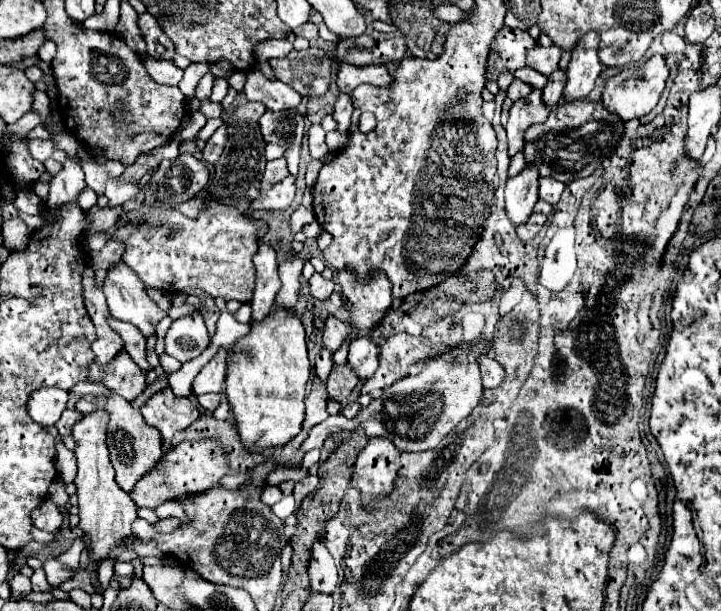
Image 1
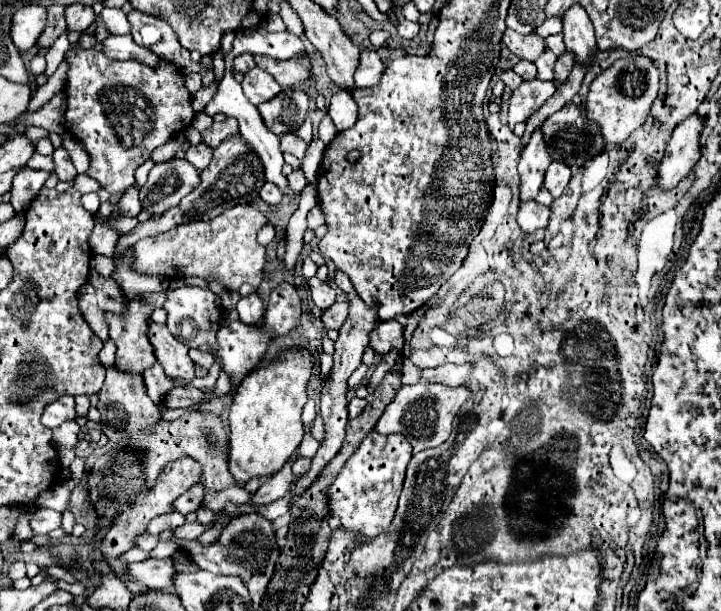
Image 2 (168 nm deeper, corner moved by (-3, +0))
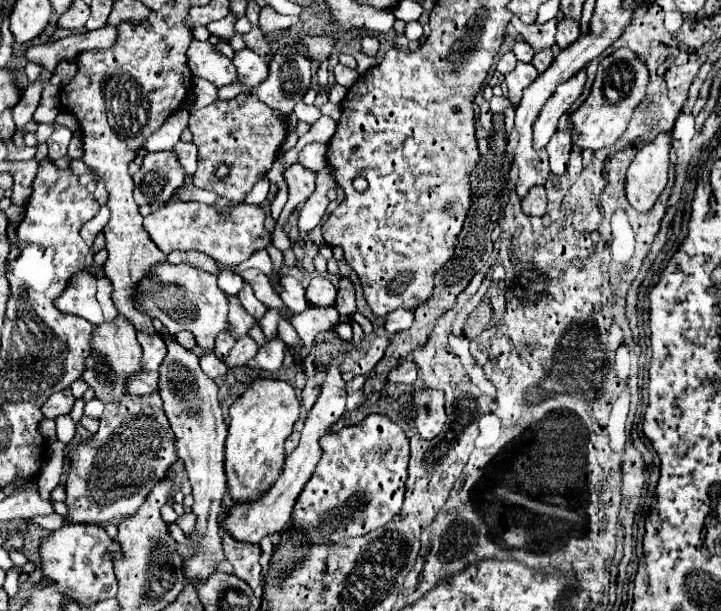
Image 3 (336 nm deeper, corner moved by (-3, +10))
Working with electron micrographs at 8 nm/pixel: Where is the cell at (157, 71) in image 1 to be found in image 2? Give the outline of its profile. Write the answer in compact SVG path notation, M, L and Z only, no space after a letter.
M108 36L104 42L100 42L104 54L108 58L114 60L128 60L128 58L136 58L138 62L148 62L150 66L156 66L156 62L160 60L154 52L150 52L144 46L138 46L132 36Z

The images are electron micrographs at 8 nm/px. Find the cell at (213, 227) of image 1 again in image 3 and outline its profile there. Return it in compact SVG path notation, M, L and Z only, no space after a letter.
M172 200L144 218L144 230L164 254L170 254L172 250L198 250L212 256L220 264L234 268L240 262L248 260L254 252L266 248L270 242L270 232L264 228L264 220L266 212L256 204L240 202L228 206L226 212L218 212L208 204Z

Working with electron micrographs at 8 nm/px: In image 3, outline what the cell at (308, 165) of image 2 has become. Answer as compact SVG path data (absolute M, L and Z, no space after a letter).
M298 102L298 104L296 104L294 114L300 118L300 122L306 122L306 124L310 124L310 126L320 118L320 110L318 110L316 106L306 106L304 102Z

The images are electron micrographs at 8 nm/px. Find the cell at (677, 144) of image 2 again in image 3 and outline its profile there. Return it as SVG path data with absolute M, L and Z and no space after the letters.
M672 130L660 132L636 154L634 162L628 168L626 194L630 204L640 212L648 212L654 206L668 182L672 136Z

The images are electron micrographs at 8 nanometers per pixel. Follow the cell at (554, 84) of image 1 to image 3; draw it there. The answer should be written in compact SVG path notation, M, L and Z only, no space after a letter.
M562 18L558 22L558 32L556 32L556 44L560 50L568 48L568 44L574 44L580 36L580 30L578 30L578 22L574 20L566 20Z

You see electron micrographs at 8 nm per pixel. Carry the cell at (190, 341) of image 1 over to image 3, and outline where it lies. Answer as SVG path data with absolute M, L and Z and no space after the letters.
M164 262L164 264L156 264L152 276L140 280L140 284L138 284L138 308L144 308L144 312L148 312L152 318L160 318L164 328L170 334L178 334L182 330L192 332L198 346L202 350L210 352L210 350L214 350L214 338L218 336L218 332L222 332L226 328L228 300L226 300L226 294L216 284L216 274L208 274L208 272L194 268L194 266L188 266L188 264L172 266L172 264Z

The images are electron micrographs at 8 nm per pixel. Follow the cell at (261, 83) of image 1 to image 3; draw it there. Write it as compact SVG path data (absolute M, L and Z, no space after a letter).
M248 48L236 52L234 66L238 68L240 82L244 82L246 86L258 86L268 78L268 64Z

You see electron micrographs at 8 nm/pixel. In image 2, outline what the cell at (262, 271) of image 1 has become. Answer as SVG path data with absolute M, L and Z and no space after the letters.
M258 294L242 296L236 304L236 312L244 324L258 324L262 320L262 300Z

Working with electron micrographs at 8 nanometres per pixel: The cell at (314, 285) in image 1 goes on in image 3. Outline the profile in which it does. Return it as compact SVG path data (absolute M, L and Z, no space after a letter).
M316 276L306 290L306 298L318 306L332 306L336 298L336 288L326 276Z

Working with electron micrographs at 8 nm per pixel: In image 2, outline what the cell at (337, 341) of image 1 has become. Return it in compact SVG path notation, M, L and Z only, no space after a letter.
M334 302L328 310L322 312L322 322L328 330L330 328L338 330L346 318L348 318L348 302Z

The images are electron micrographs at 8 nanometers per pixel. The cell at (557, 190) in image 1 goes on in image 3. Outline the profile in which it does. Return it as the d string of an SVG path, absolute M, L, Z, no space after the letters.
M556 132L552 140L546 146L546 152L550 156L550 170L556 176L566 174L566 166L570 160L570 150L572 150L572 140L564 132Z

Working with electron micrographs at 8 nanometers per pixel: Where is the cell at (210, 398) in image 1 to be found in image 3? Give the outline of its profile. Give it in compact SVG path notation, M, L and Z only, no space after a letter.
M142 370L138 376L134 376L130 380L128 390L134 396L146 396L146 394L158 392L158 372L144 372Z

